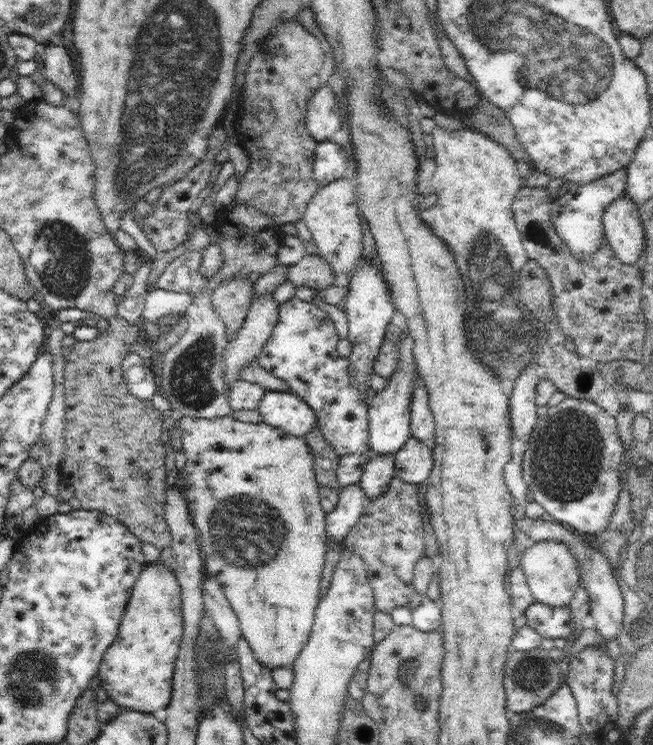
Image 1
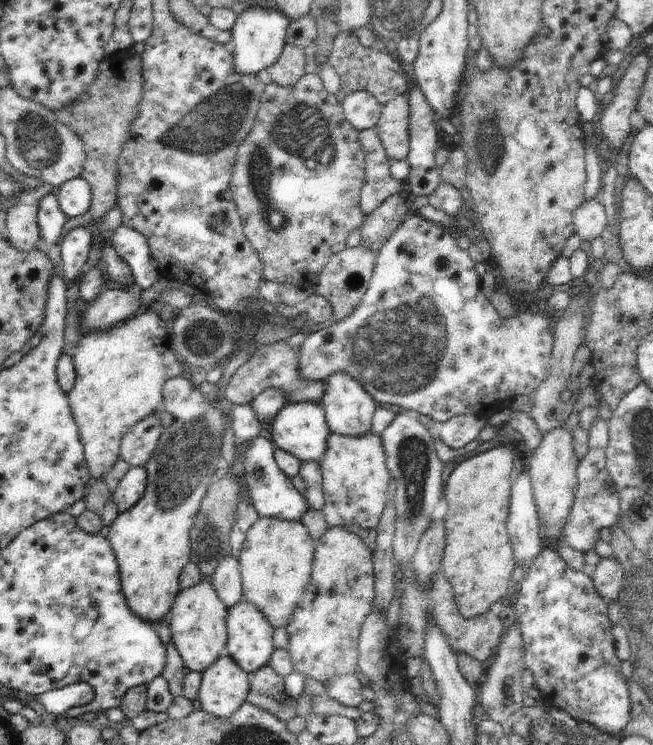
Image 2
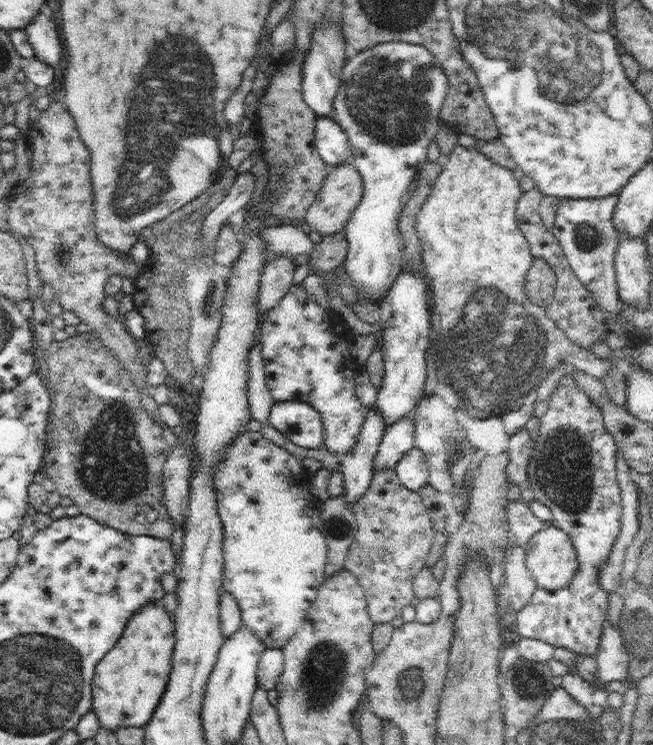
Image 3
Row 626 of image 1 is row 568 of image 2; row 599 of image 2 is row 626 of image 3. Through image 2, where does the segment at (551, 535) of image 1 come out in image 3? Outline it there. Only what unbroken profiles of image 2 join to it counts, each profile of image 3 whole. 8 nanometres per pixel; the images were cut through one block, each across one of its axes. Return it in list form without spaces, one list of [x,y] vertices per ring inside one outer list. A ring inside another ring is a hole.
[[[607,618],[603,622],[595,658],[597,658],[597,680],[601,684],[607,684],[611,680],[625,682],[629,672],[629,654],[623,648],[619,624],[611,624]]]

